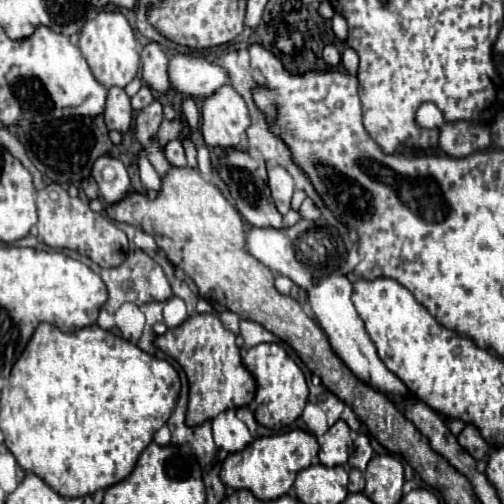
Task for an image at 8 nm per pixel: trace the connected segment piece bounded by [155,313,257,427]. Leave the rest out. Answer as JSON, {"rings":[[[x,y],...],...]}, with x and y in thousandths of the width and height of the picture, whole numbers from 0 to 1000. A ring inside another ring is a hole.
{"rings":[[[387,621],[363,645],[331,653],[327,665],[308,673],[308,685],[339,704],[371,740],[375,752],[375,812],[371,812],[371,843],[387,847],[407,835],[419,835],[435,819],[450,812],[474,812],[494,804],[506,788],[510,760],[502,744],[478,720],[474,688],[466,685],[466,665],[446,653],[431,625]]]}

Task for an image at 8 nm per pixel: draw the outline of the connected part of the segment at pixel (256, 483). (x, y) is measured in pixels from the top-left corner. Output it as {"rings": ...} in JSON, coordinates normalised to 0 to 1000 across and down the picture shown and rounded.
{"rings":[[[581,851],[562,863],[542,863],[542,867],[514,867],[490,891],[474,899],[458,899],[442,927],[438,927],[438,954],[462,970],[494,970],[510,990],[538,994],[558,982],[569,982],[589,938],[629,915],[633,883],[625,863],[601,855],[601,851]]]}

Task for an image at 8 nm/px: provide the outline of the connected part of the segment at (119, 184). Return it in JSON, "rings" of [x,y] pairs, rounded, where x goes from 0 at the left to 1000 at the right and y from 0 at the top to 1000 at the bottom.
{"rings":[[[204,308],[204,315],[188,319],[188,327],[181,335],[181,347],[196,367],[200,391],[216,407],[232,403],[236,395],[244,395],[256,383],[256,371],[260,371],[256,347],[252,347],[248,327],[236,315]]]}

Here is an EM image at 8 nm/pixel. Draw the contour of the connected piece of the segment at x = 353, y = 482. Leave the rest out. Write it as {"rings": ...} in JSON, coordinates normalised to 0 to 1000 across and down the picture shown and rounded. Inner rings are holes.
{"rings":[[[712,931],[692,935],[692,978],[712,978],[724,970],[724,946]]]}

